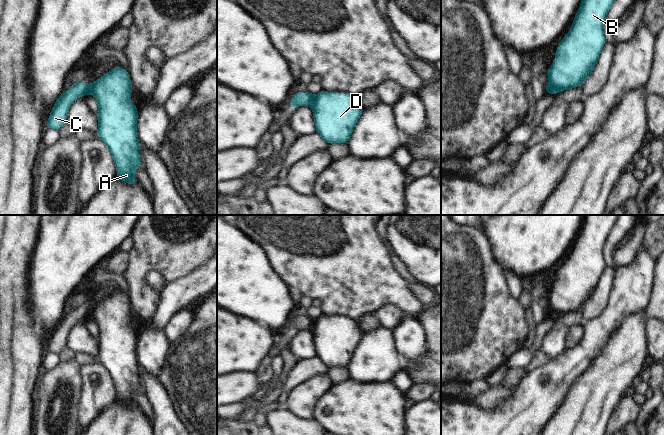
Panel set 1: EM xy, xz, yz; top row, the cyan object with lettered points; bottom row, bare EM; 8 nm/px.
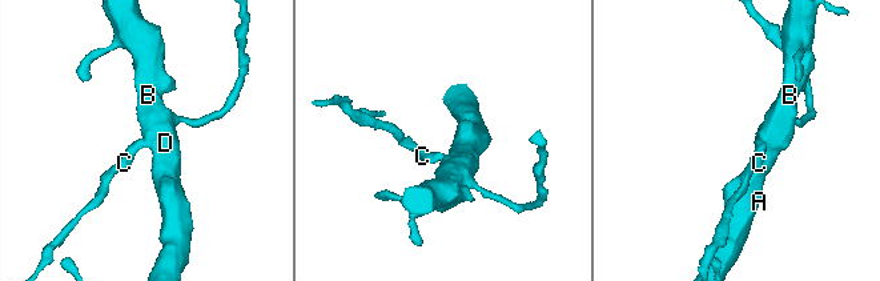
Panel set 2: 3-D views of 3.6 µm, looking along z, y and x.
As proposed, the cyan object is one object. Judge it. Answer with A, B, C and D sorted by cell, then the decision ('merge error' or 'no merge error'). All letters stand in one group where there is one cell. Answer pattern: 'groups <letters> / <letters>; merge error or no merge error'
groups A B D / C; merge error

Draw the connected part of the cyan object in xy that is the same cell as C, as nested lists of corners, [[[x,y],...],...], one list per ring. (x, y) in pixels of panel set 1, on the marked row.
[[[76,82],[70,89],[63,92],[55,102],[47,121],[47,128],[58,130],[65,122],[71,104],[83,95],[89,95],[90,85],[83,82]]]

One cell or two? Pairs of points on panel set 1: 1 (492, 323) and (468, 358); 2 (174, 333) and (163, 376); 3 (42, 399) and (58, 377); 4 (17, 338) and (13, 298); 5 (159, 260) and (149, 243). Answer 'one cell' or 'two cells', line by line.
1: one cell
2: two cells
3: one cell
4: one cell
5: one cell

